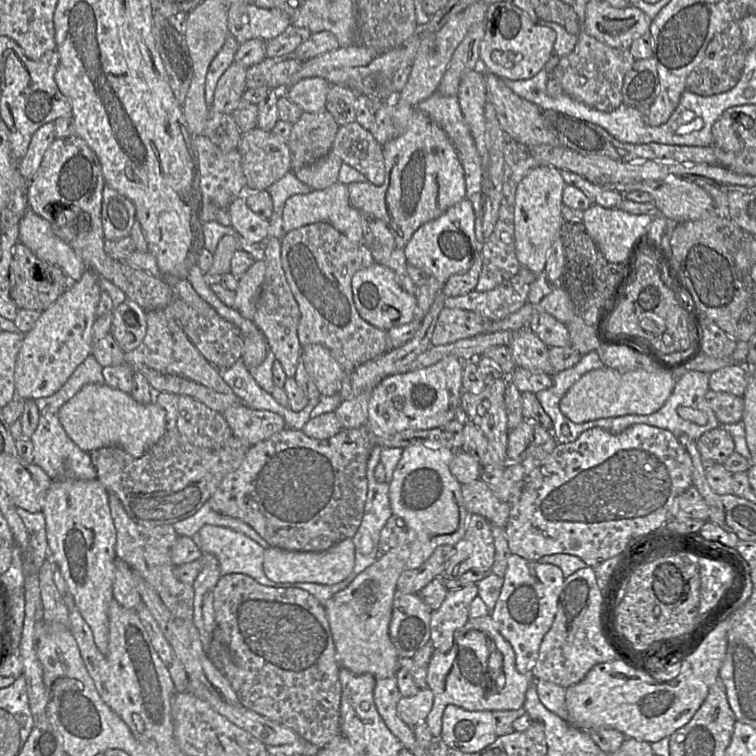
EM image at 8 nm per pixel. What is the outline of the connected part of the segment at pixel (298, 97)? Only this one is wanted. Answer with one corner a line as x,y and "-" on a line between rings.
320,77
305,78
286,88
283,93
304,112
320,112
325,108
330,84

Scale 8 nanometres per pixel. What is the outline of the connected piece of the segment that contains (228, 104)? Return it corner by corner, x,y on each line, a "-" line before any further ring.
235,61
218,80
212,107
218,112
233,114
246,90
247,68

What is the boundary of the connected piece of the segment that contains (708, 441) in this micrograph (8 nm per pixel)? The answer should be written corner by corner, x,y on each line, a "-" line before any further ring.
714,428
701,435
696,441
700,459
705,468
723,465
734,452
734,441
730,434
721,428

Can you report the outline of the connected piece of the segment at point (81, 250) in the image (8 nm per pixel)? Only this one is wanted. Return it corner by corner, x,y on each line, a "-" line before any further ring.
73,135
66,138
55,138
47,148
36,174
32,180
29,181
27,192
28,207
40,217
41,214
45,215
47,211
56,211
55,204
57,204
57,202
70,208
71,211
67,211
66,214
61,214
61,218
54,220
62,220
63,223
66,221
67,223
71,223
72,227
74,227
74,219
77,220
77,235
73,236
69,245
82,260
87,270
92,270
99,277
106,278
112,282
125,293
127,299
133,300
145,311
164,309
174,298
174,291
164,278
155,277
142,269
132,268
127,264
114,260
105,251
105,237
101,218
102,195
105,185
106,182
100,162
94,151
81,137

